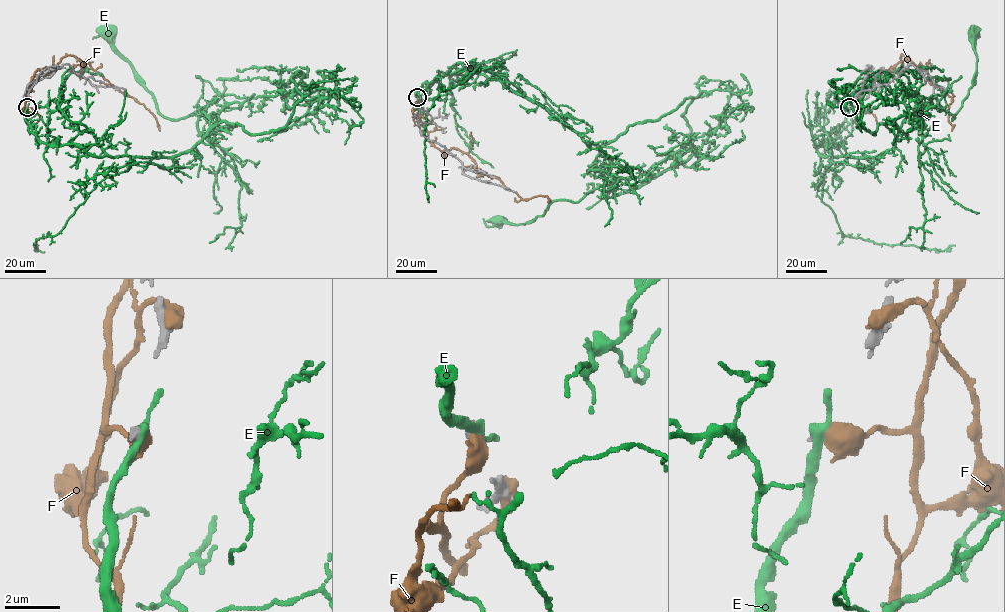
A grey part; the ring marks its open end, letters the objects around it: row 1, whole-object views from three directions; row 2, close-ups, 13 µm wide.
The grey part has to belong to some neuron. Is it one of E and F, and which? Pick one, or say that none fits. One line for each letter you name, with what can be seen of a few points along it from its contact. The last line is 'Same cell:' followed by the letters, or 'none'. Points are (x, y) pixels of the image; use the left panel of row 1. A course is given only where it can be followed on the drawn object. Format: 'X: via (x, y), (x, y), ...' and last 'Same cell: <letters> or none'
Same cell: none

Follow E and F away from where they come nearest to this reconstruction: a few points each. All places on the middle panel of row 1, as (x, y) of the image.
E: (418, 97), (476, 64), (600, 148), (594, 166), (606, 181), (595, 189), (525, 223), (498, 220)
F: (418, 97), (415, 105), (428, 139), (440, 150), (465, 152), (476, 170), (497, 177), (522, 199), (550, 199)

